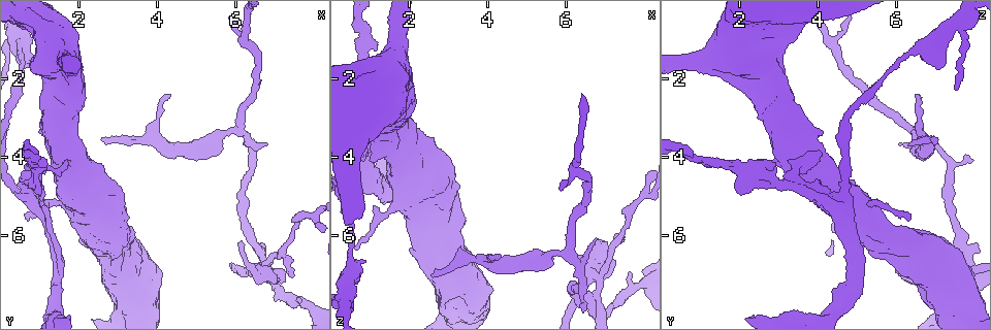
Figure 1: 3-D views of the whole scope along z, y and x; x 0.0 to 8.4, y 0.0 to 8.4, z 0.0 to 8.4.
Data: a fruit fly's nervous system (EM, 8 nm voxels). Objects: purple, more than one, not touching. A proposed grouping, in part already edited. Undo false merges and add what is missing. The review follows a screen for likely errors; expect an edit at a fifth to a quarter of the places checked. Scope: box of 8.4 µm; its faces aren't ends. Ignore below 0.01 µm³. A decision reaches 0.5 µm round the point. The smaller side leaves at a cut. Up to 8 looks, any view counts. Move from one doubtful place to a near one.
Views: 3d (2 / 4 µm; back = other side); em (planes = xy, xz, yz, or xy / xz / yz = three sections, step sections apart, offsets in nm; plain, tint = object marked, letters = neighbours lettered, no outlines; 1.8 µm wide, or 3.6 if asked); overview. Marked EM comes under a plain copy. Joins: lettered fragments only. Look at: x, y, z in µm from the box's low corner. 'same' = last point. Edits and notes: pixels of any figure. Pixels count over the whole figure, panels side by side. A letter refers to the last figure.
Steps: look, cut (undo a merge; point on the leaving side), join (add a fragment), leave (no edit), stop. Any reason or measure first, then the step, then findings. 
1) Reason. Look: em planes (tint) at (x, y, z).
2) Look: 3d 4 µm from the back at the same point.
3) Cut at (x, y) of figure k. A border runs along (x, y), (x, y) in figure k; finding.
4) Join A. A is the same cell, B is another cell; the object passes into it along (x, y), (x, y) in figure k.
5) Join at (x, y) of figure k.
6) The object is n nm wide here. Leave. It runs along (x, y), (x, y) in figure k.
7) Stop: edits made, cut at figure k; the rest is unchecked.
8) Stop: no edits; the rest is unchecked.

Three-way junction. Look: 3d 4 µm at (0.95, 4.20, 2.25).

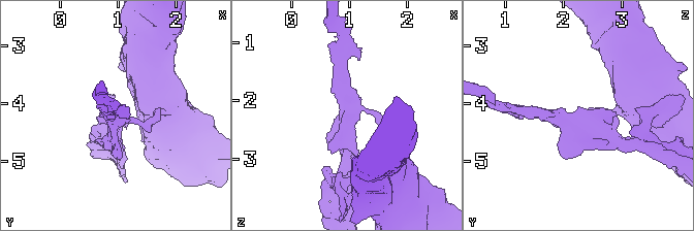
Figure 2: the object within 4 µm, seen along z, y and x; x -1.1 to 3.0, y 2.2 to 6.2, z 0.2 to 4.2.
Look: em xy step 16 (tint) at (0.95, 4.30, 2.25).

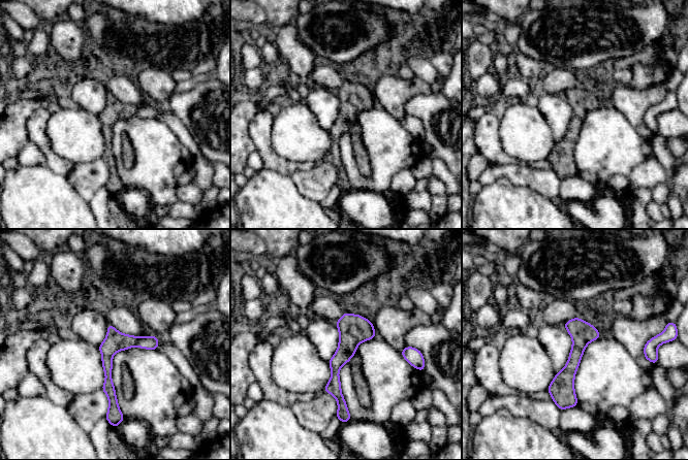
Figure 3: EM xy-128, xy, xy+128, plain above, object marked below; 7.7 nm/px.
Another direction. Look: em planes (letters) at the same point.

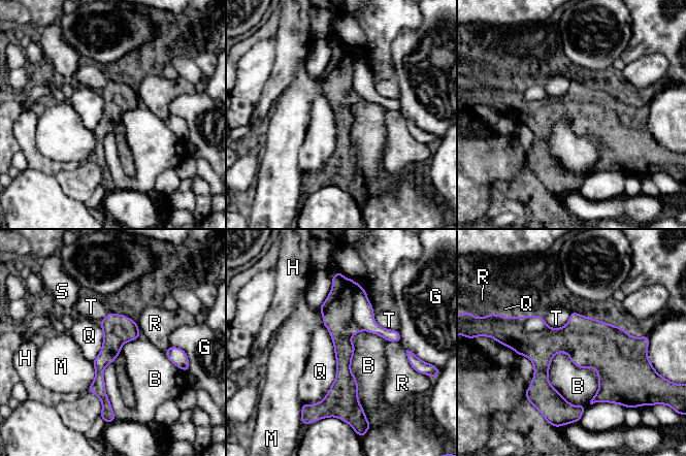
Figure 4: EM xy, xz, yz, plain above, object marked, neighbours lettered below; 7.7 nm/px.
The longest contact is with B, 650 nm. Cut at (337, 308) of figure 4. B, G, H, M, Q, R, S and T are other cells; a second cell is stuck on.

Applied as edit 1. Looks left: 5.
An open end. Look: 3d 4 µm at (0.65, 5.55, 6.30).

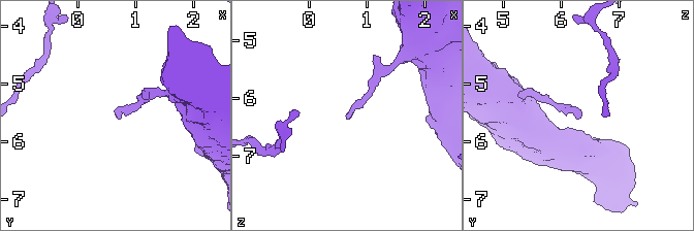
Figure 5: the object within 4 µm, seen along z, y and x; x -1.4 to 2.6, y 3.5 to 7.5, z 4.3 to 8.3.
Now the EM. Look: em planes (letters) at (0.65, 5.55, 6.30).

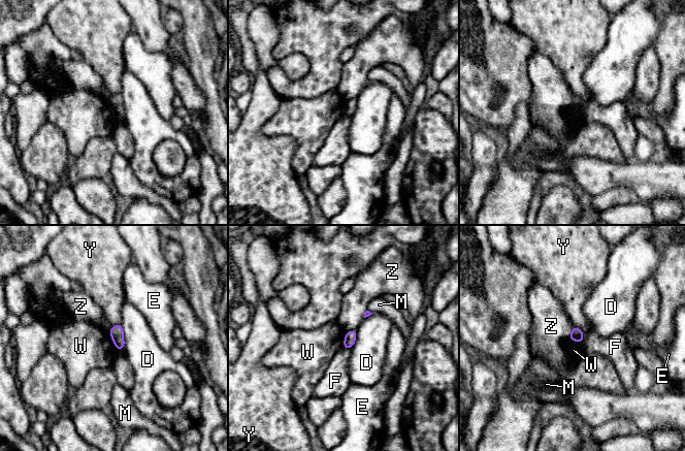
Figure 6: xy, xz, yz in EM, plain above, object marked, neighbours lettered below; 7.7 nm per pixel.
The longest contact is with D, 200 nm. Leave. D, E, F, M, W, Y and Z are other cells; a border runs along (107, 332), (118, 350) in figure 6; none of them fits.

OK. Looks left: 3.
Calibre changes. Look: em xz step 4 (letters) at (6.65, 6.85, 6.95).

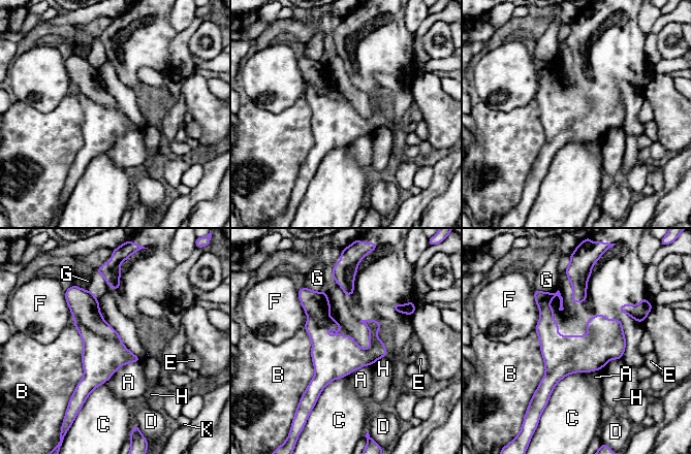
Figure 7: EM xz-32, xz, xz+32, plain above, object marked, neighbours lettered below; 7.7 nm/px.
The object is 320 nm wide here. Cut at (101, 357) of figure 7. A, B, C, D, E, F, G, H and K are other cells; the part that leaves runs along (618, 322), (541, 393) in figure 7; two cells meet here.

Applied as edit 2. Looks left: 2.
Stop: edits made, cut at figure 4, cut at figure 7; the rest is unchecked.

